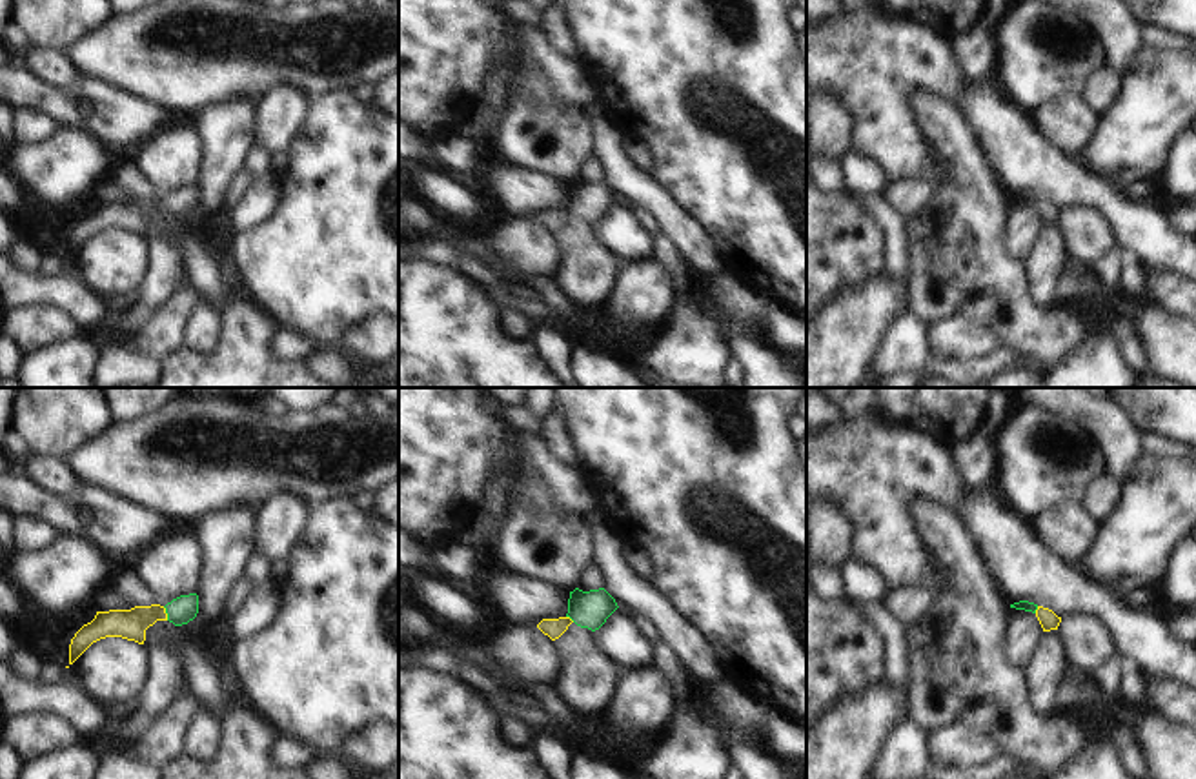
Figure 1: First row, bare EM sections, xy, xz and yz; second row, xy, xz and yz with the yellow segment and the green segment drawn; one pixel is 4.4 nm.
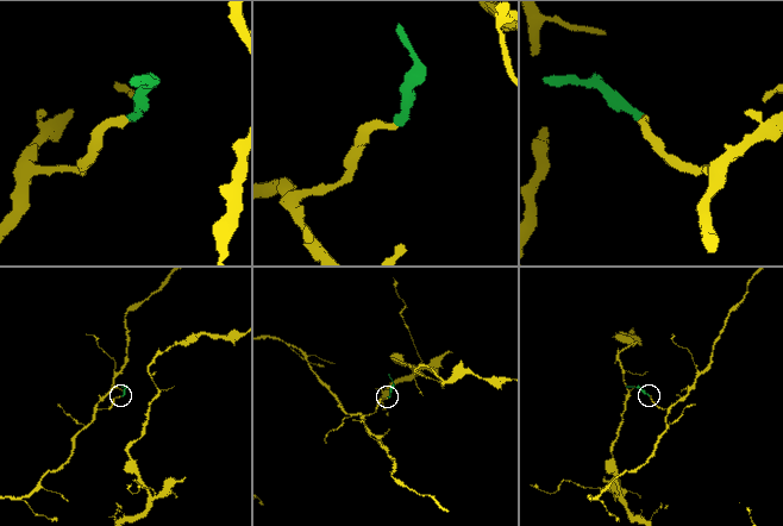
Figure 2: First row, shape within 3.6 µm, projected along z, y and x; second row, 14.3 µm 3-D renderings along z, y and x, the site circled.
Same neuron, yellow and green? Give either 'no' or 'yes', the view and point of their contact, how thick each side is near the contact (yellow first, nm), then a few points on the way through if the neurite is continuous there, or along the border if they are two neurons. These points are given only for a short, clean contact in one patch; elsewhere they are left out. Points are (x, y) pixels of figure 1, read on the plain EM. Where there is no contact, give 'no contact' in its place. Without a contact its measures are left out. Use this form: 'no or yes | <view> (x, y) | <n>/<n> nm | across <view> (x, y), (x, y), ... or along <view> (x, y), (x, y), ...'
yes | xy (166, 206) | 140/120 nm | across xy (131, 217), (144, 208), (166, 206), (184, 201)

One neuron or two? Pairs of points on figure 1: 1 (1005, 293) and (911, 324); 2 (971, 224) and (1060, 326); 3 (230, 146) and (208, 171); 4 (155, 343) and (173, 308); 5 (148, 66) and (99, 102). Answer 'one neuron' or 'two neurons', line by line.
1: two neurons
2: one neuron
3: one neuron
4: one neuron
5: two neurons

